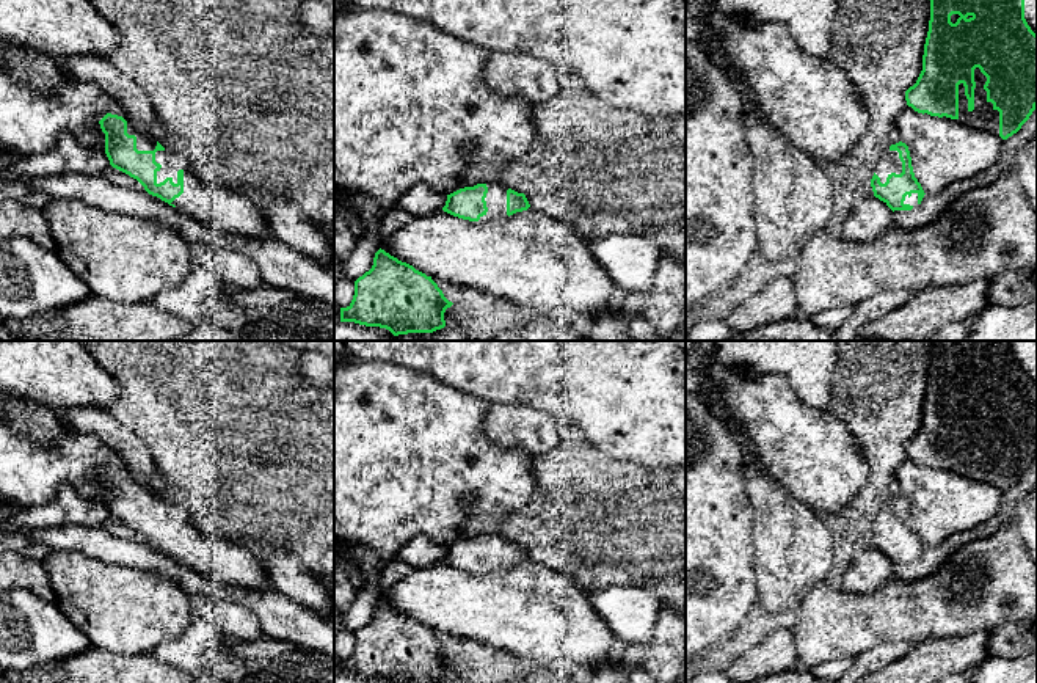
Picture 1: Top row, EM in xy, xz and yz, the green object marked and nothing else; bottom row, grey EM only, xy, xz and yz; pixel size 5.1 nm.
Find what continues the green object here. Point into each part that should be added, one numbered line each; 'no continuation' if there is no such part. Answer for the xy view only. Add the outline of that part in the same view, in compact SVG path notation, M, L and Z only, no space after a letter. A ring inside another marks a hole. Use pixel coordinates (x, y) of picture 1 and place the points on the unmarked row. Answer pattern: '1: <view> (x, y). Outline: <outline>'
1: xy (143, 493). Outline: M127 476L127 485L136 488L136 501L138 502L154 502L157 498L157 493L149 490L147 487L138 484L130 476Z
2: xy (221, 561). Outline: M168 501L157 502L155 513L162 517L157 523L157 535L166 529L177 535L177 523L184 523L184 545L171 556L185 568L220 586L243 590L270 586L264 568L243 545L201 532L184 507Z

